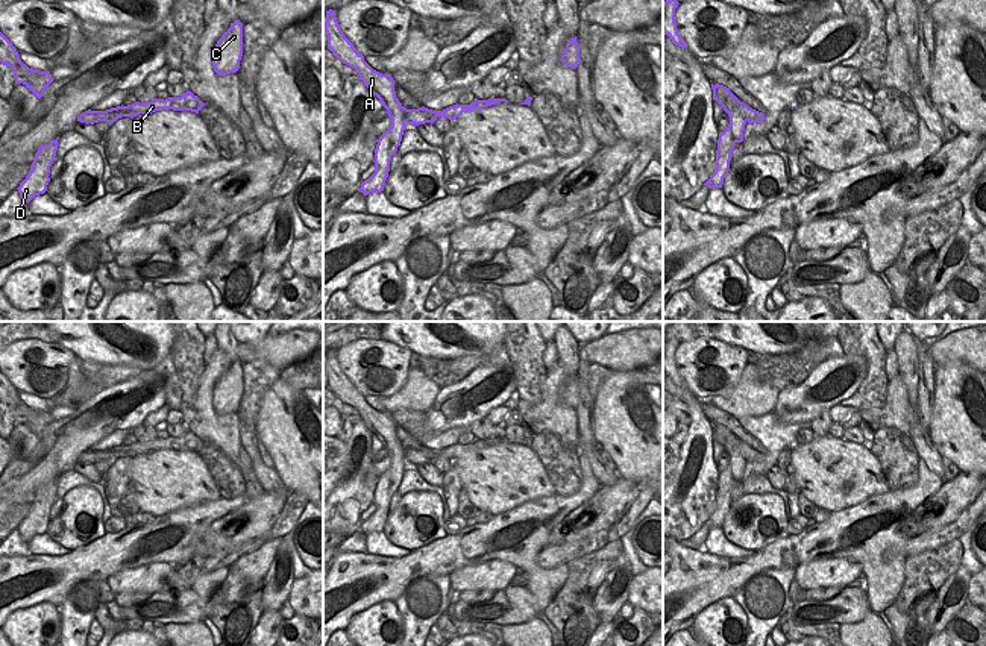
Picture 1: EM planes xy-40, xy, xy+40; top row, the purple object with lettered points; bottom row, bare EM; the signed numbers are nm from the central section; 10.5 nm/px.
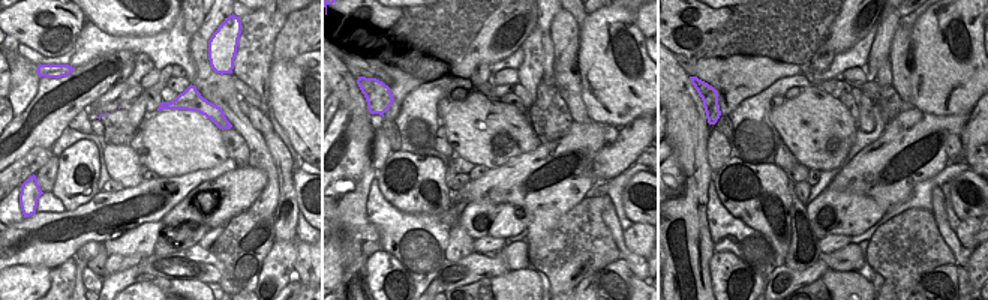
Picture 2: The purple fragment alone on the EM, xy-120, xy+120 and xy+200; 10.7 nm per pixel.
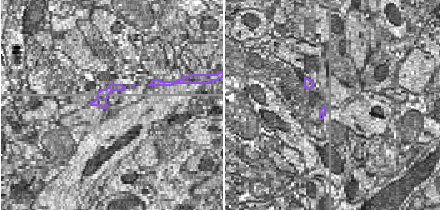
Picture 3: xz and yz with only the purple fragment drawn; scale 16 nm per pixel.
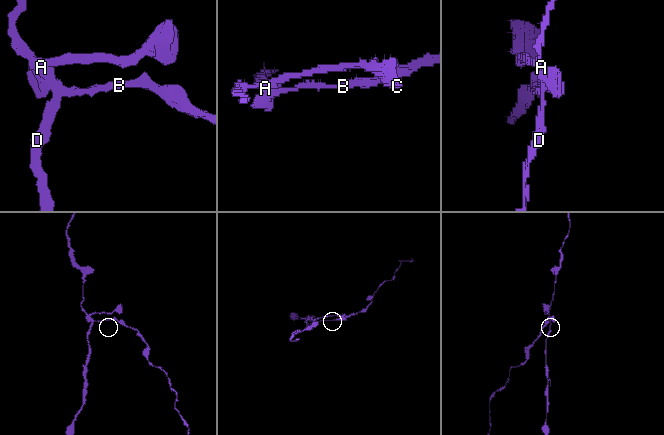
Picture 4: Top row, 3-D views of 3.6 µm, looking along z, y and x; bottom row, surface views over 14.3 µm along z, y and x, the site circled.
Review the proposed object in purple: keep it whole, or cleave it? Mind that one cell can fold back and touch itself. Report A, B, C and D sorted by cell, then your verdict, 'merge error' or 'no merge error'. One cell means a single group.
A C D / B | merge error

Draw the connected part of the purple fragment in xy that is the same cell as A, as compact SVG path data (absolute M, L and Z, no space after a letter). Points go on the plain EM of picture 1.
M332 349L326 350L326 364L323 370L328 375L328 388L340 402L356 409L360 420L364 422L370 432L376 435L385 447L385 441L396 432L391 414L382 414L364 400L364 396L356 391L353 384L341 372L335 352L337 350Z

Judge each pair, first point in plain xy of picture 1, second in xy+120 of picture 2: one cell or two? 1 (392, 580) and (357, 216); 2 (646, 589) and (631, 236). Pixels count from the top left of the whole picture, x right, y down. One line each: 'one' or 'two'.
1: two
2: one

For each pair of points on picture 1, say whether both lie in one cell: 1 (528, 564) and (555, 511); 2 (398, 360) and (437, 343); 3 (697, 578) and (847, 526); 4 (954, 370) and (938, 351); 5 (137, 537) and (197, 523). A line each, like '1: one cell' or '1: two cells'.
1: one cell
2: two cells
3: one cell
4: two cells
5: one cell

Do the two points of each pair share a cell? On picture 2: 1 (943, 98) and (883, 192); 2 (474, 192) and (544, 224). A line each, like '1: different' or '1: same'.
1: different
2: same

